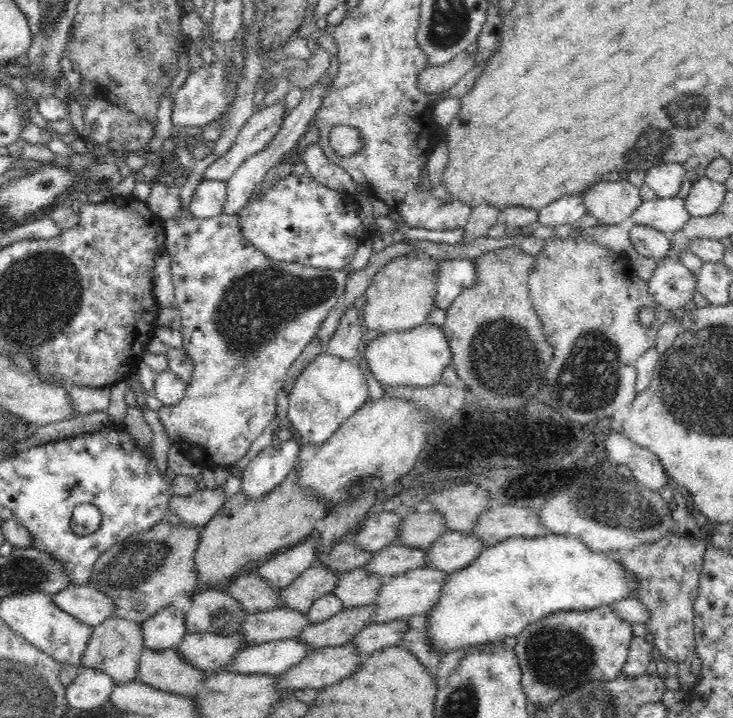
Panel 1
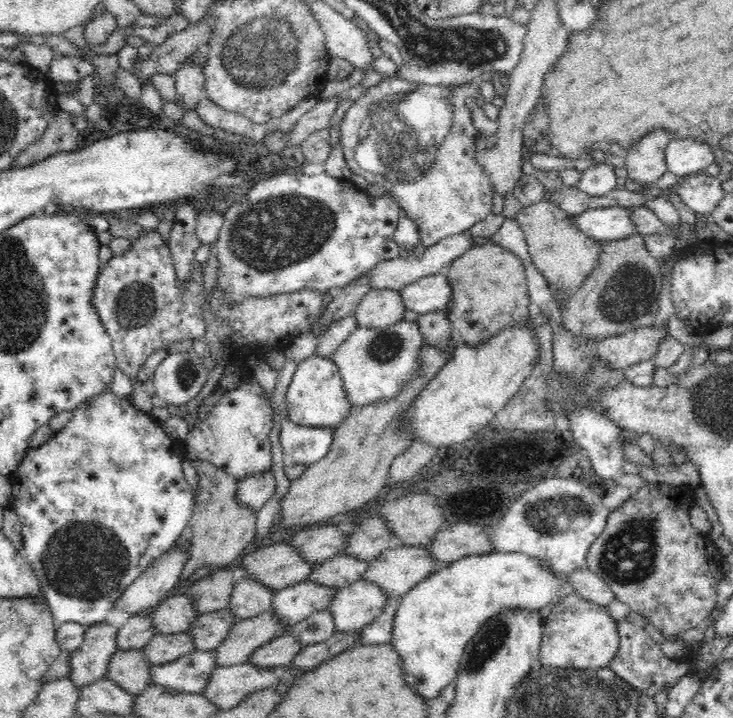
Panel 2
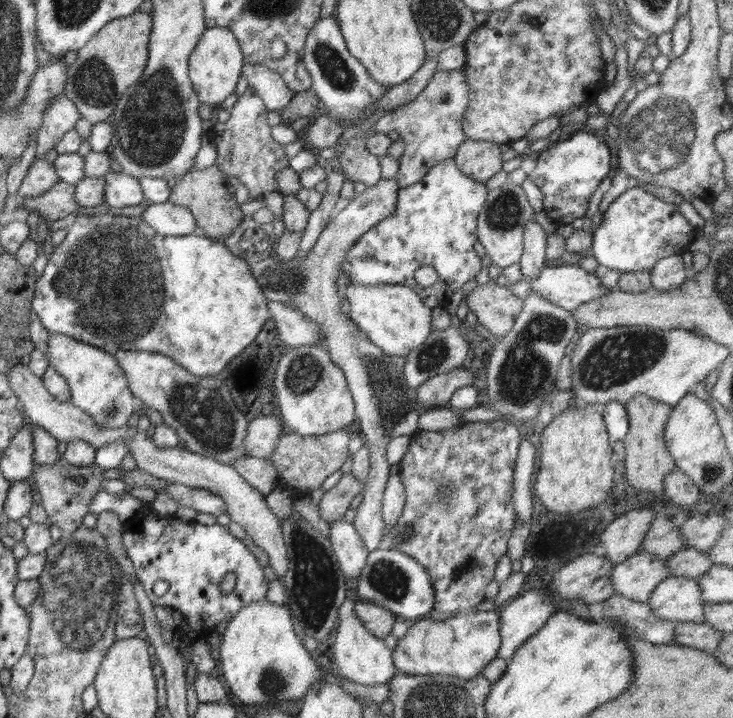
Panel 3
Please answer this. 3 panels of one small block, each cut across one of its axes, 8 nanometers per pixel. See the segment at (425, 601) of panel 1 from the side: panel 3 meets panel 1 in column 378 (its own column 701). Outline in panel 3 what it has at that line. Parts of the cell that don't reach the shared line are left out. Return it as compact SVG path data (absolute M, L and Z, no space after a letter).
M668 576L646 603L657 617L670 622L705 622L704 600L697 579Z

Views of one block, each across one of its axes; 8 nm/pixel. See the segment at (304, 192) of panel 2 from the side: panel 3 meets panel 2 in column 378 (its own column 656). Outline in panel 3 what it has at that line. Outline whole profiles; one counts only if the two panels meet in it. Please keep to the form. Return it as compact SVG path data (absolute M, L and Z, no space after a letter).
M631 186L620 194L603 212L603 219L593 230L590 252L600 265L616 269L618 272L649 271L658 260L672 255L683 255L699 233L680 214L679 207L660 200L640 186Z

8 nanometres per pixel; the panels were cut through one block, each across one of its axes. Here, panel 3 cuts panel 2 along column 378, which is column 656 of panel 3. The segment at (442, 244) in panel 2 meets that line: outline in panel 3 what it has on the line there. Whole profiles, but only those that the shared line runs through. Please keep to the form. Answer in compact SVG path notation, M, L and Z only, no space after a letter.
M681 255L667 256L651 268L651 286L661 291L678 288L686 280L686 266Z

